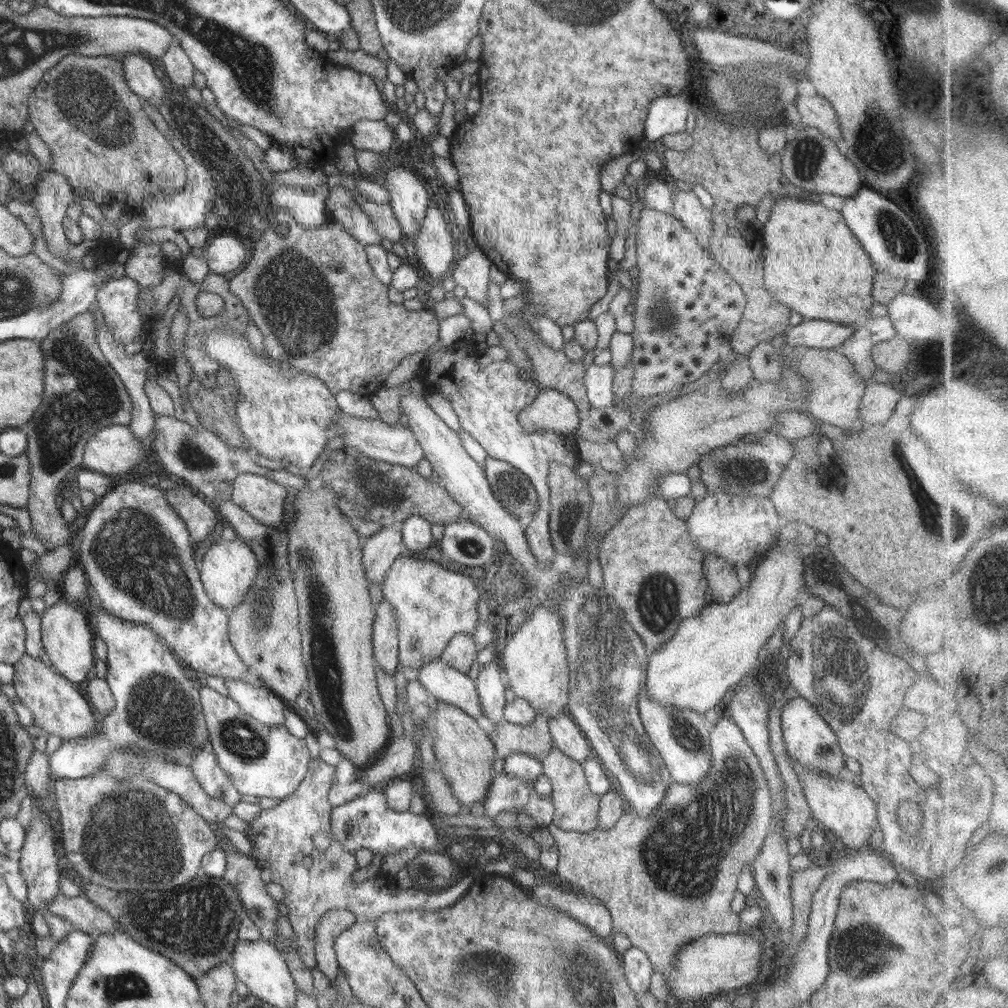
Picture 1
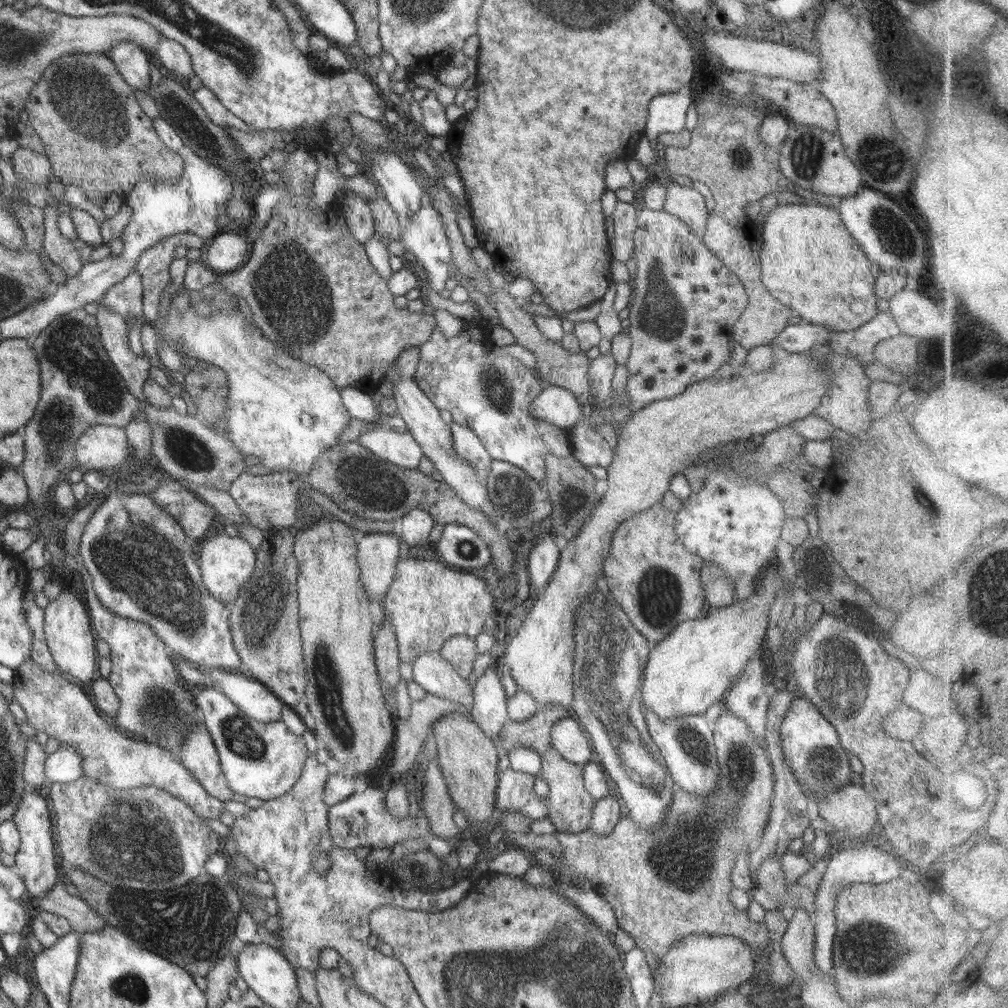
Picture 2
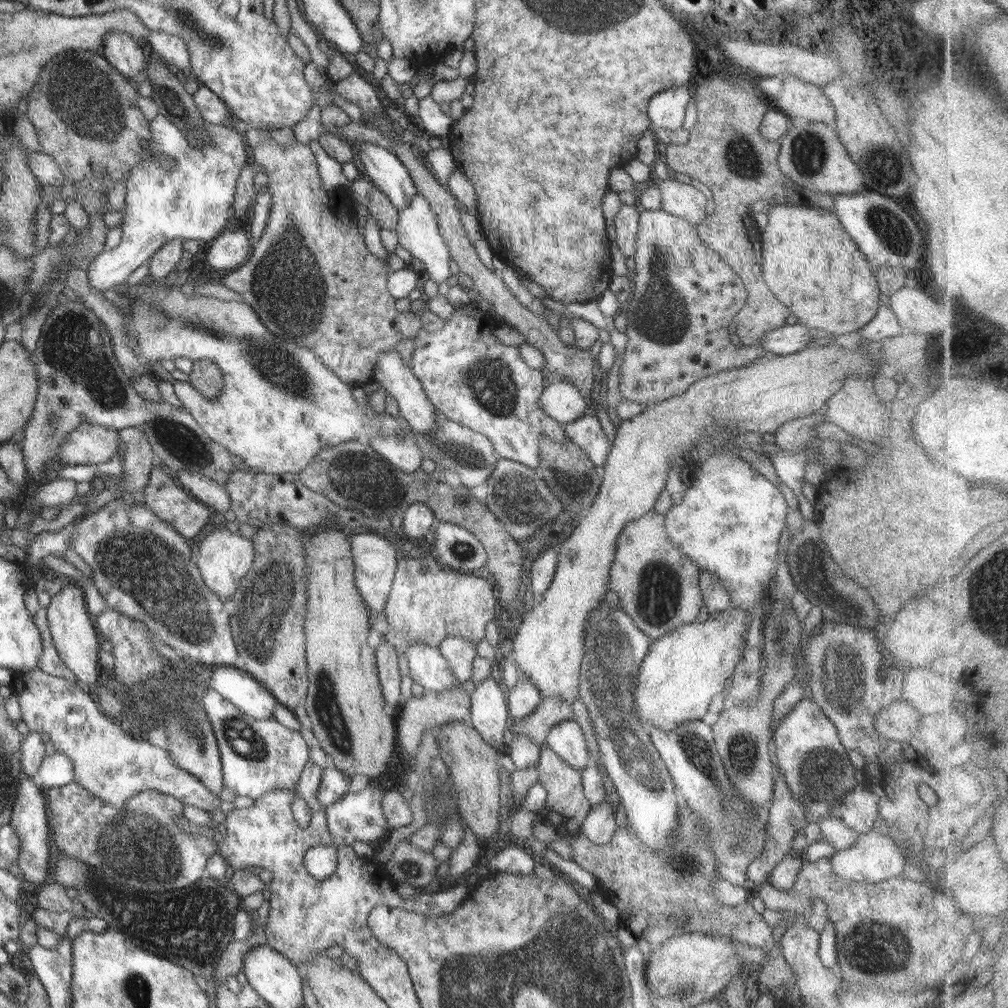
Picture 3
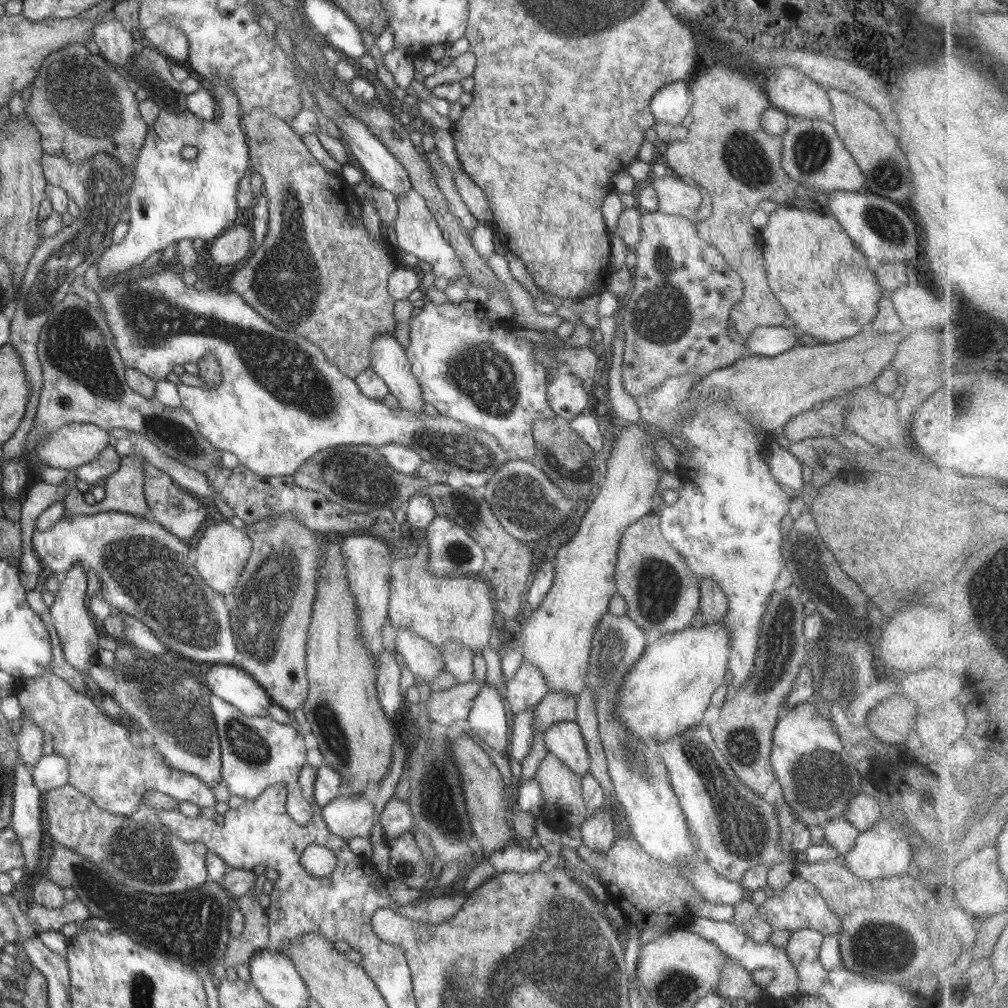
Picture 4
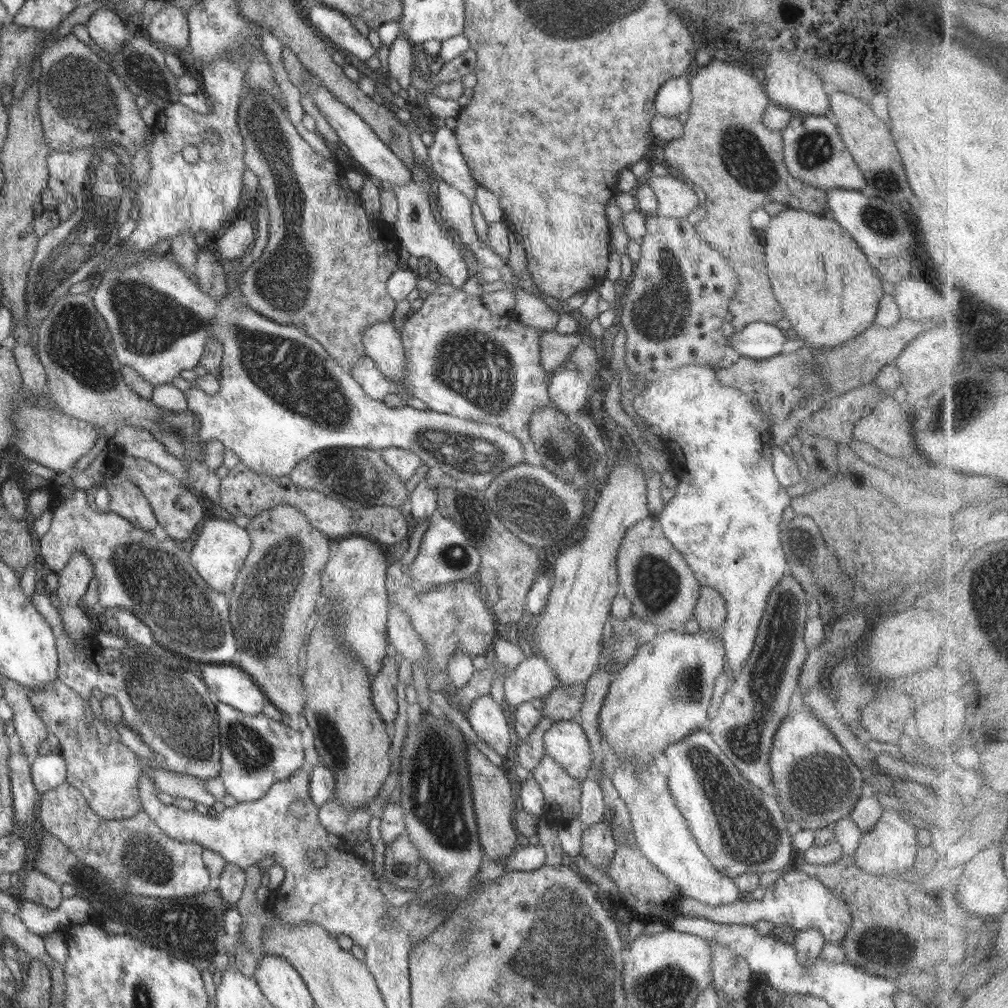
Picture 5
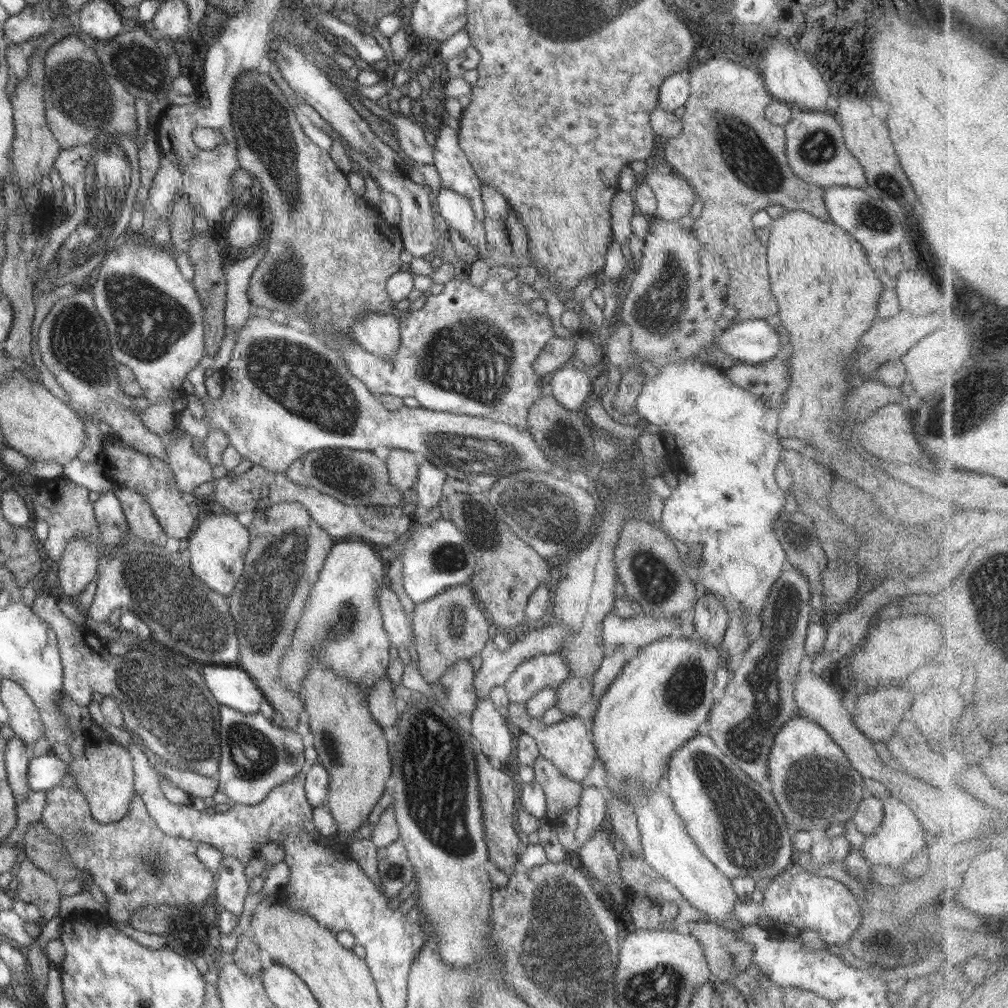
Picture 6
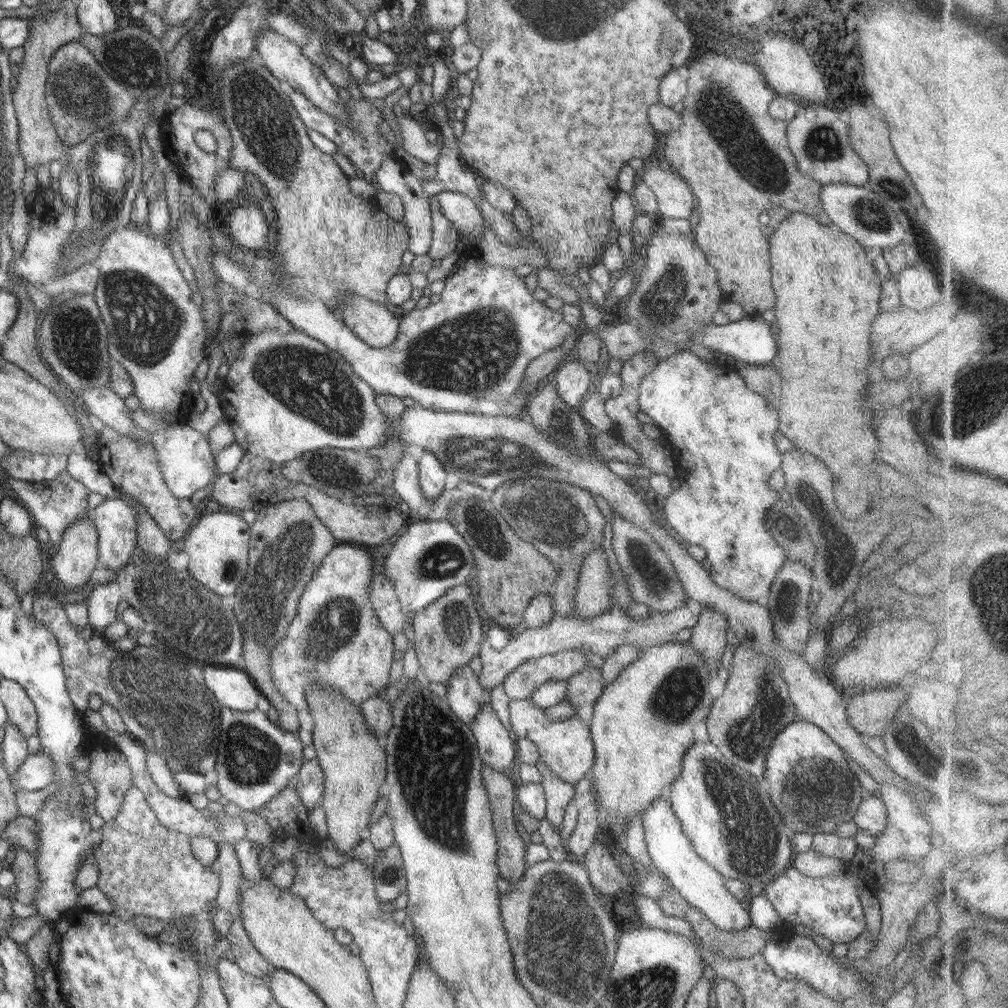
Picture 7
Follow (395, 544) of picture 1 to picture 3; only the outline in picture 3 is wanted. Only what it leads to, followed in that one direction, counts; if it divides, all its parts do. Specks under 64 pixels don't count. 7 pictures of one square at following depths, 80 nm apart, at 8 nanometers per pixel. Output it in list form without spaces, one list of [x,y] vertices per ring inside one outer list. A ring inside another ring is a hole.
[[[365,533],[350,535],[348,538],[355,562],[355,583],[361,592],[364,602],[368,605],[373,620],[387,604],[397,571],[396,548],[384,536]]]

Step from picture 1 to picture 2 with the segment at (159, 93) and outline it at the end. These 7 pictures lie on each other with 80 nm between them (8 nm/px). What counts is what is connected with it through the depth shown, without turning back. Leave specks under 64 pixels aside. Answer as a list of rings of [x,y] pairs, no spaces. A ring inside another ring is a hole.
[[[134,42],[119,43],[106,56],[115,62],[124,80],[136,91],[145,91],[150,84],[150,55]]]

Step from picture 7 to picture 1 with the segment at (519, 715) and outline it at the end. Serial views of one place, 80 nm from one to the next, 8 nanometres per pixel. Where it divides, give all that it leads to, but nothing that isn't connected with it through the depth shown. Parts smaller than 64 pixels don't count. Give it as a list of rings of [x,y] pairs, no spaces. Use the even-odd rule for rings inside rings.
[[[561,713],[556,717],[552,717],[549,720],[548,728],[554,744],[568,758],[583,763],[593,755],[587,736],[584,736],[579,725],[576,724],[575,720],[572,720],[571,716]]]

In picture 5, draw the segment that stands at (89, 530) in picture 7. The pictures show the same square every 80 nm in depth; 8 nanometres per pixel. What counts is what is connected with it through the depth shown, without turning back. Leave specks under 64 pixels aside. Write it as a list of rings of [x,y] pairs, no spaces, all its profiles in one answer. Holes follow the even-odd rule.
[[[77,552],[58,575],[56,594],[65,632],[73,642],[91,638],[92,622],[86,616],[86,609],[80,599],[86,594],[90,580],[95,577],[91,560],[83,552]]]

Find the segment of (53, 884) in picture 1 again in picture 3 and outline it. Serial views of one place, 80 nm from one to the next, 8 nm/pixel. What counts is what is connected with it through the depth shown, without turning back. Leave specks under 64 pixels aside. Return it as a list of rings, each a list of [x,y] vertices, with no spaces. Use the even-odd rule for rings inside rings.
[[[25,773],[19,783],[19,794],[11,814],[11,825],[19,836],[20,852],[17,858],[18,868],[22,878],[34,884],[34,886],[47,885],[50,874],[50,845],[48,842],[48,822],[46,821],[46,806],[44,805],[44,789],[36,779],[32,779]]]

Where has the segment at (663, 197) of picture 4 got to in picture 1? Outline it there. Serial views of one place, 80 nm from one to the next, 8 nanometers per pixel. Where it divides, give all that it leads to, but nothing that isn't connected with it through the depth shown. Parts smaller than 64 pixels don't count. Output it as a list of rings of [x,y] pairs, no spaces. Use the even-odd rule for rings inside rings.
[[[678,189],[673,193],[672,216],[680,220],[680,223],[696,237],[700,246],[704,246],[706,249],[708,248],[709,244],[711,244],[709,238],[713,235],[712,212],[700,203],[693,191],[682,191]]]

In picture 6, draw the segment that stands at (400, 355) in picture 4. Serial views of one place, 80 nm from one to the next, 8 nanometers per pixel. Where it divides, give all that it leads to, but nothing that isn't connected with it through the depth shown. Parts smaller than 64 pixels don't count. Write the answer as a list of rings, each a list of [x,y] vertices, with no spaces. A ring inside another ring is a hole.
[[[369,312],[351,324],[351,331],[366,352],[389,360],[401,343],[399,325],[398,318],[392,313]]]

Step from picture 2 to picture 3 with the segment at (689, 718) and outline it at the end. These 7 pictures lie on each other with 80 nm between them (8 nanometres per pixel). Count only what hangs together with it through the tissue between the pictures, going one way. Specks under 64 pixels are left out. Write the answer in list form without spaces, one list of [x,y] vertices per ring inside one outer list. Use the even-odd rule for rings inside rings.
[[[700,719],[681,722],[668,732],[656,727],[646,731],[669,770],[680,801],[694,808],[704,818],[704,826],[710,828],[710,846],[720,860],[720,878],[738,887],[748,887],[748,865],[762,852],[767,839],[767,813],[757,812],[733,787],[720,762],[712,726]]]

